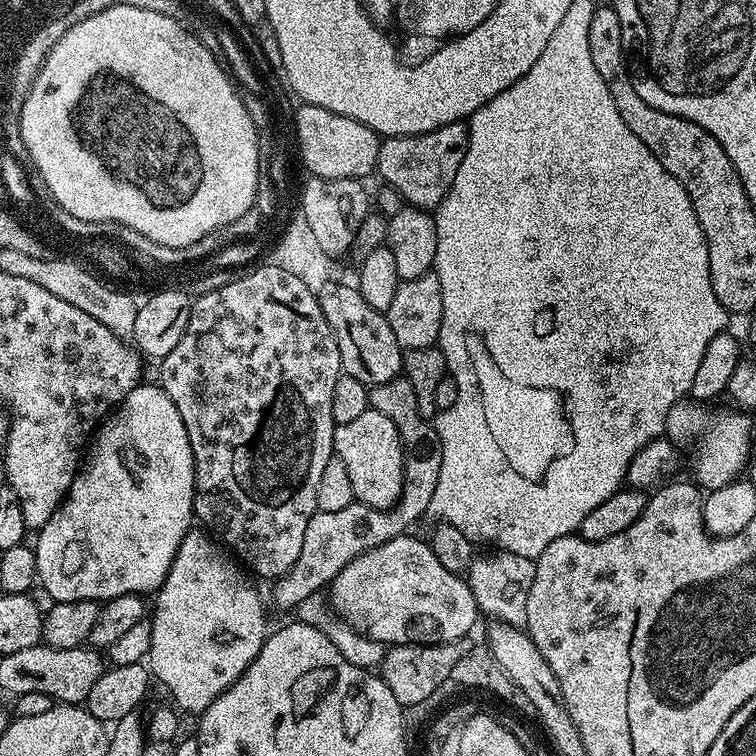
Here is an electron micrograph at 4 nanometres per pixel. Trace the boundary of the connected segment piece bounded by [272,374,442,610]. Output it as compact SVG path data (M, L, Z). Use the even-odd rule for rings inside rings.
M403 374L396 376L390 382L374 384L368 390L368 406L386 414L390 422L394 422L394 430L398 430L400 441L404 447L404 481L402 494L393 508L375 508L354 502L346 510L330 510L322 512L317 510L310 518L310 526L306 526L306 538L302 538L302 550L298 553L298 562L275 581L272 588L272 600L280 608L299 609L300 604L311 596L323 593L331 585L333 578L347 566L354 558L358 558L366 550L374 550L382 546L382 542L390 542L390 538L398 538L409 531L411 524L416 524L420 519L428 516L430 498L434 498L434 490L438 490L438 477L442 471L442 442L438 438L433 421L422 418L418 414L418 402L414 399L414 386Z

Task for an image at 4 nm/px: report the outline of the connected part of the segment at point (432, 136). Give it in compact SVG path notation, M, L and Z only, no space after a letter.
M464 122L413 136L390 136L380 141L376 172L404 199L401 201L405 205L435 210L446 198L467 149L468 126Z

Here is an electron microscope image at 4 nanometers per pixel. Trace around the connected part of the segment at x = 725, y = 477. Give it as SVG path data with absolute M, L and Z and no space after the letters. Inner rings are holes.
M682 399L670 408L664 427L665 435L678 446L694 444L696 450L692 456L693 479L699 487L712 491L720 489L730 481L737 479L745 466L752 444L752 424L749 415L734 413L723 418L722 415L706 410L705 405L697 401Z

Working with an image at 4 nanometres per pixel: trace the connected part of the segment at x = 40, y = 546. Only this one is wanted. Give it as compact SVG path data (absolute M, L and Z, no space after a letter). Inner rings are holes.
M141 382L137 384L121 404L97 427L94 439L90 444L90 451L83 461L82 467L77 471L70 490L64 496L56 513L46 522L44 528L39 529L40 536L34 541L36 549L36 575L39 587L48 591L49 601L65 604L75 600L94 600L107 602L125 596L126 594L152 594L160 589L174 558L178 554L178 546L182 546L182 538L193 527L194 494L196 493L196 471L194 470L194 454L190 450L190 438L186 434L186 426L182 422L182 414L178 414L178 406L170 402L170 394L160 387L159 383Z

